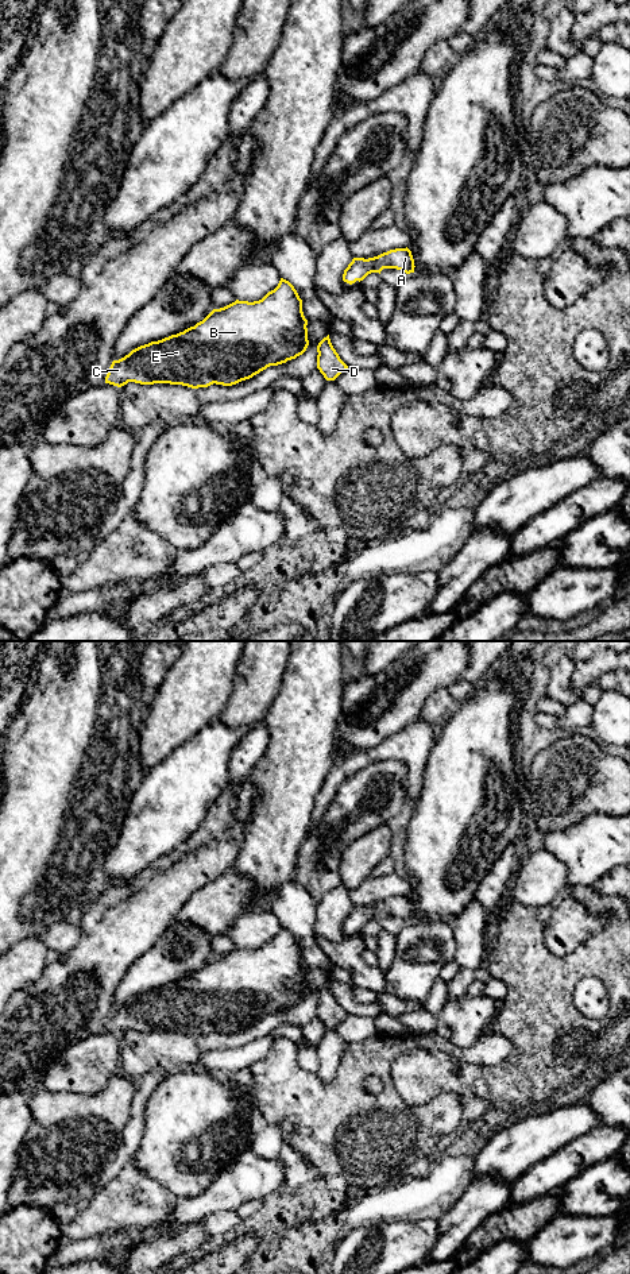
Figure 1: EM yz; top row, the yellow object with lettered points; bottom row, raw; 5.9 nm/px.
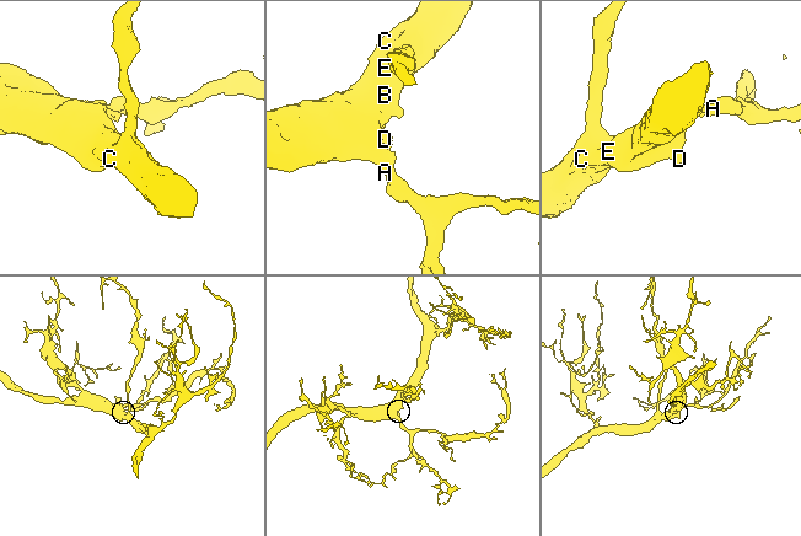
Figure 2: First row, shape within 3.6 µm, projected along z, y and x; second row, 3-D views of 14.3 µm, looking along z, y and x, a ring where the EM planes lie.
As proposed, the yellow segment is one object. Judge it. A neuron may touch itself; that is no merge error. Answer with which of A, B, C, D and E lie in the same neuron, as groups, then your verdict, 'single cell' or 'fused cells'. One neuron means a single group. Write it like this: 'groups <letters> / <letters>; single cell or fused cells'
groups A B C D E; single cell

